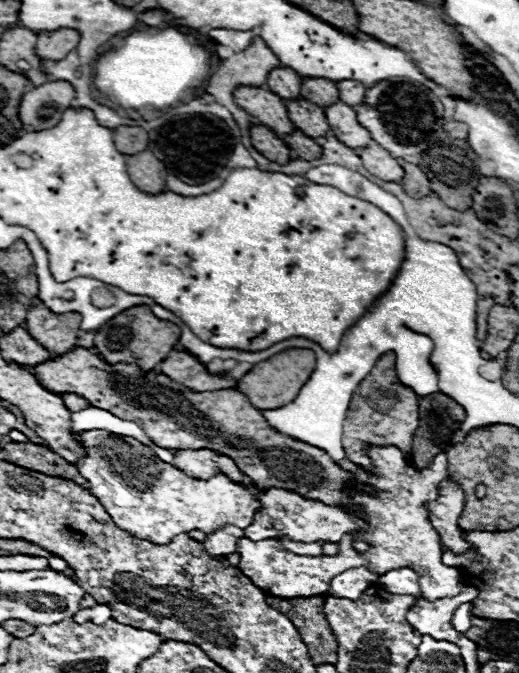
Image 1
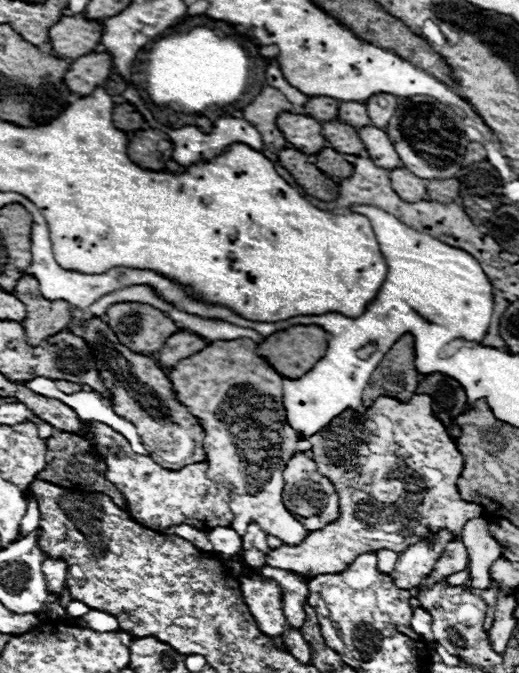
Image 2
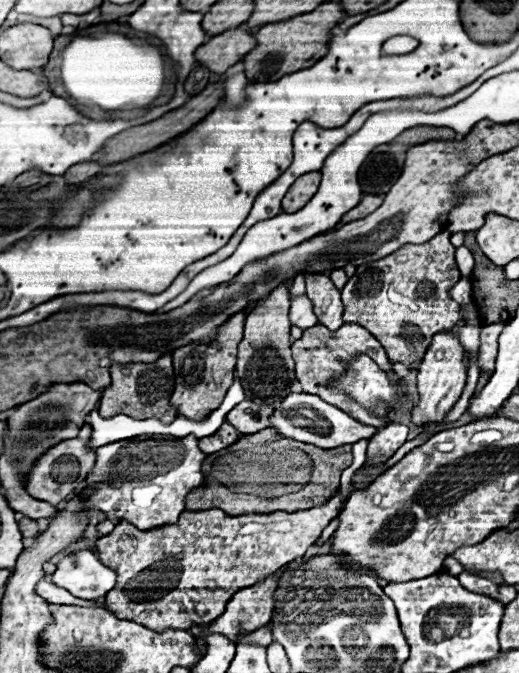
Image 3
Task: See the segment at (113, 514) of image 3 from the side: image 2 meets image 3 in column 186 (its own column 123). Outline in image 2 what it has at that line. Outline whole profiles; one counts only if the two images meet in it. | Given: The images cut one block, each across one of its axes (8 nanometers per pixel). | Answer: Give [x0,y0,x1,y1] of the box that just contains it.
[84,422,232,530]

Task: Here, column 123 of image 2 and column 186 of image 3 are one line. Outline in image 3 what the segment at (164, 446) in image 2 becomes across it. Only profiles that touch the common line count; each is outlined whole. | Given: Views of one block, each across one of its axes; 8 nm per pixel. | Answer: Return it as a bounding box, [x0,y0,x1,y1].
[172,310,246,418]

